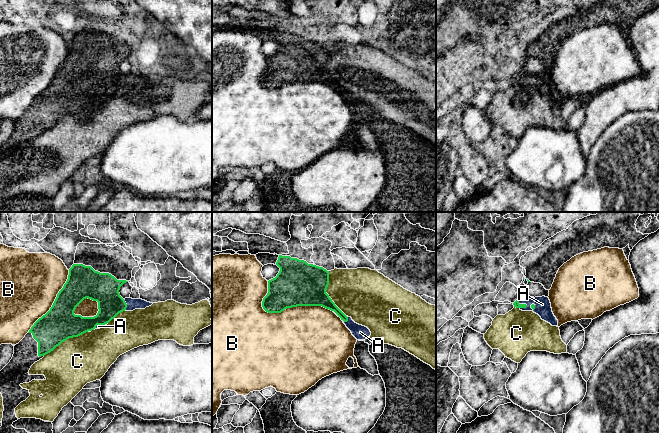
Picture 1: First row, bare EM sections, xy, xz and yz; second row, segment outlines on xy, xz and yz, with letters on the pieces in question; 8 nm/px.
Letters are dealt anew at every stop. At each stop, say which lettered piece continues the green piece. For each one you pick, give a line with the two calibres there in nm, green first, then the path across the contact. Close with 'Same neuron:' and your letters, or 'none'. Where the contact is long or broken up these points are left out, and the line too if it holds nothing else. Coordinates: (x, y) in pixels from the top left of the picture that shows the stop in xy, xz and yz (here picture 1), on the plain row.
A: 50/130 nm
Same neuron: A

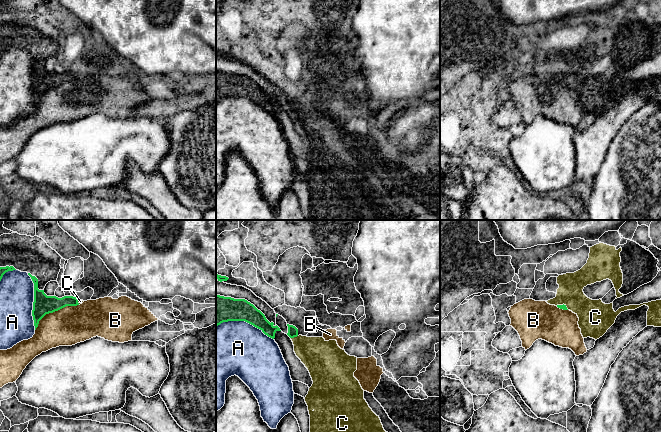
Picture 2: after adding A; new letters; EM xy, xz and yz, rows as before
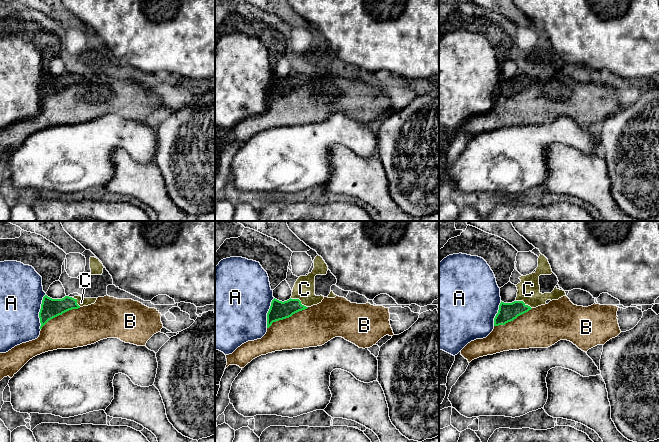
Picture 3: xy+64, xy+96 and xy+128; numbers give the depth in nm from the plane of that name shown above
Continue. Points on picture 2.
C: 80/260 nm | across xz (292, 106), (294, 112), (307, 125), (318, 132)
Same neuron: C

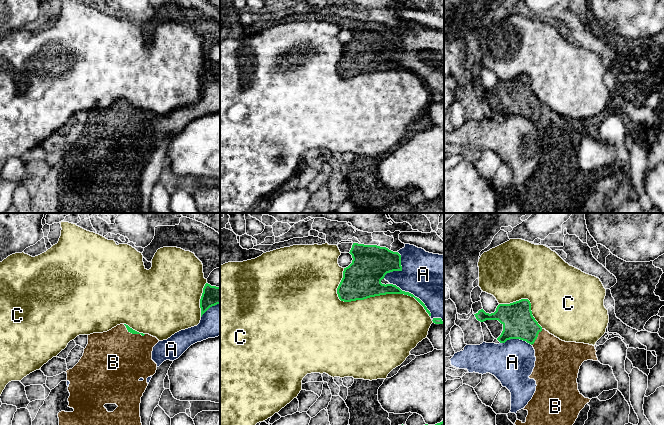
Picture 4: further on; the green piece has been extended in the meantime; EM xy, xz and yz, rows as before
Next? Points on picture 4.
B: 40/480 nm
Same neuron: B

